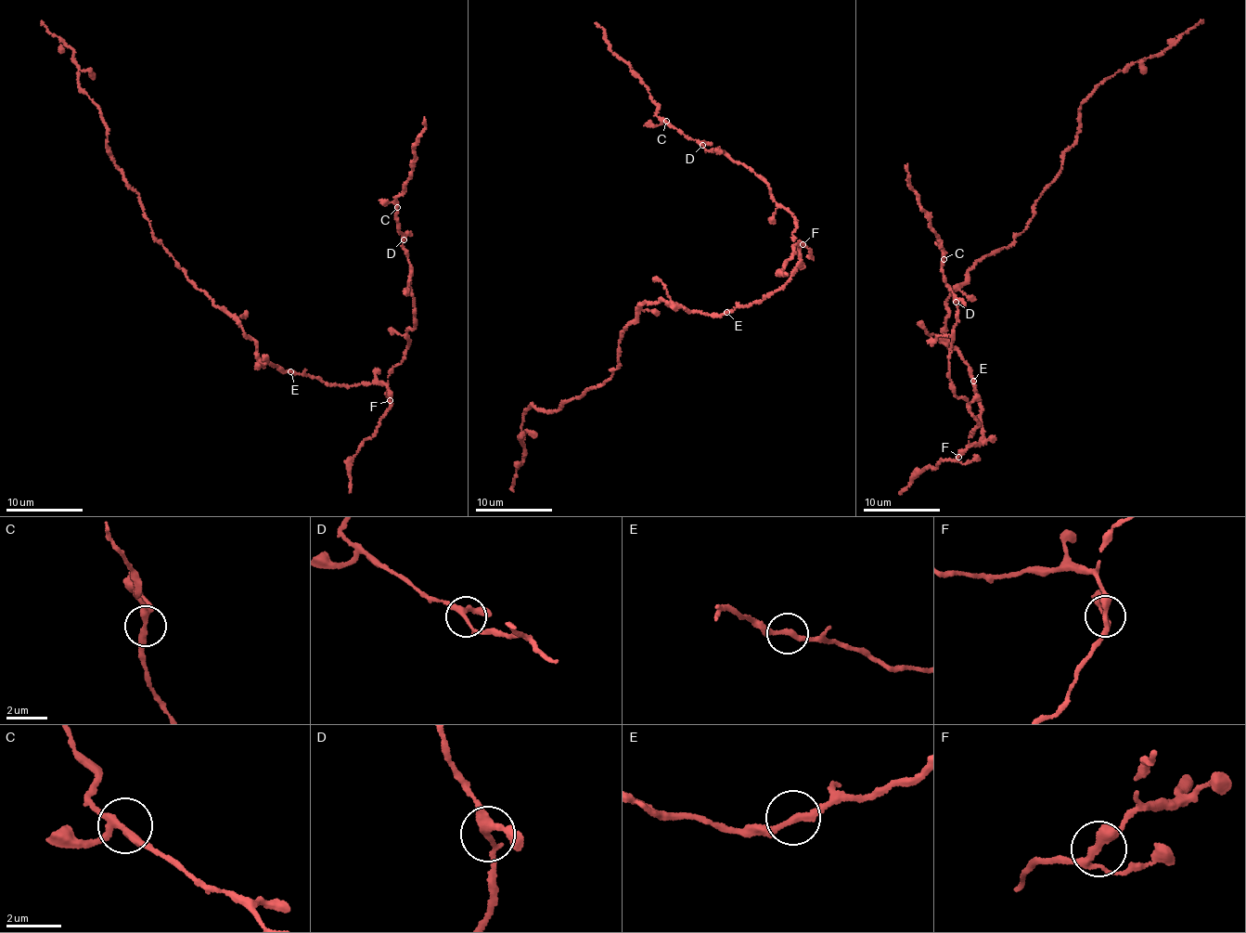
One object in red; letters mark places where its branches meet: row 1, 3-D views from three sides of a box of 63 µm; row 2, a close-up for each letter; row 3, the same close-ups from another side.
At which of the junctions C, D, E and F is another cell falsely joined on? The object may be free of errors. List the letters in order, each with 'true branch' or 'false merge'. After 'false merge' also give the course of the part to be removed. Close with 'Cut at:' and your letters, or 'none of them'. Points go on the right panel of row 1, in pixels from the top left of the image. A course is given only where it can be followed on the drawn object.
C: true branch
D: true branch
E: true branch
F: true branch
Cut at: none of them

